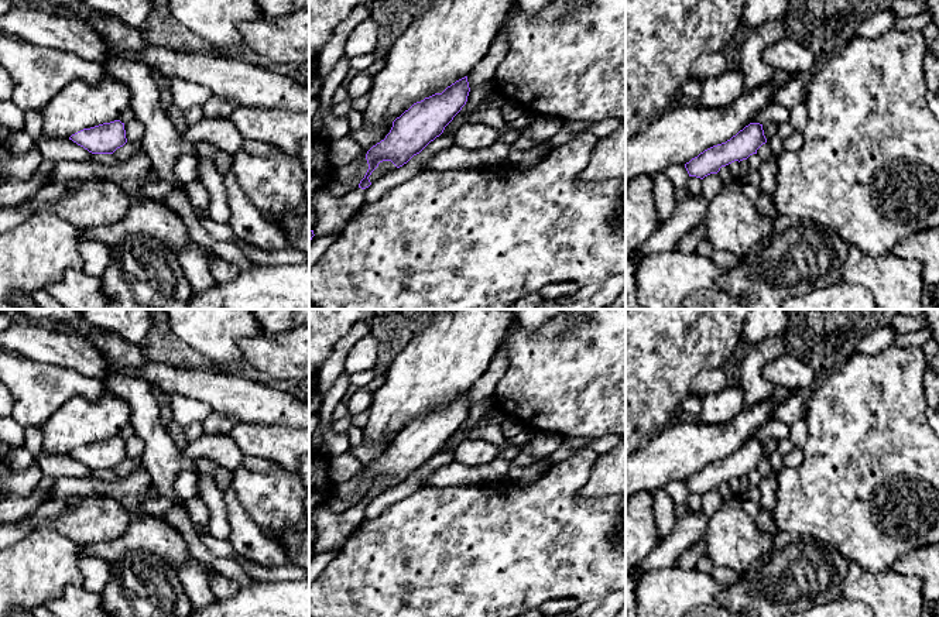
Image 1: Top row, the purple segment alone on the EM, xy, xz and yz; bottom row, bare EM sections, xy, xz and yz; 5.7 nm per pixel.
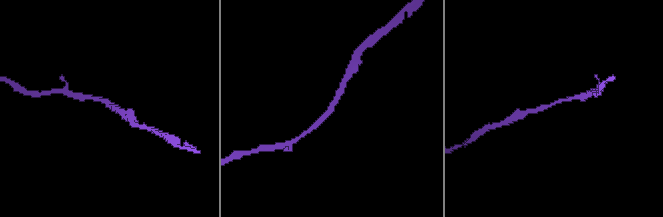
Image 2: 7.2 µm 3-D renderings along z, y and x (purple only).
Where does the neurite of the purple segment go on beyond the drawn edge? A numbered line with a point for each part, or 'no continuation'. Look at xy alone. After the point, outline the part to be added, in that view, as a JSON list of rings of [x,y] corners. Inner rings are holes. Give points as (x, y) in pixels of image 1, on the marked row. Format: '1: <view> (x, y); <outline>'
no continuation

